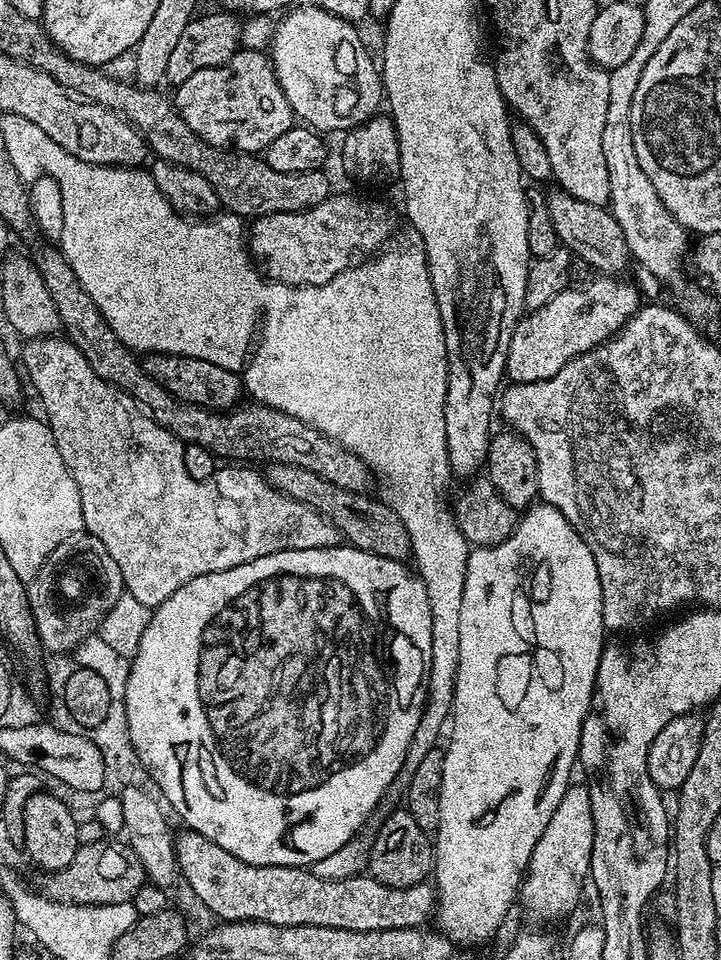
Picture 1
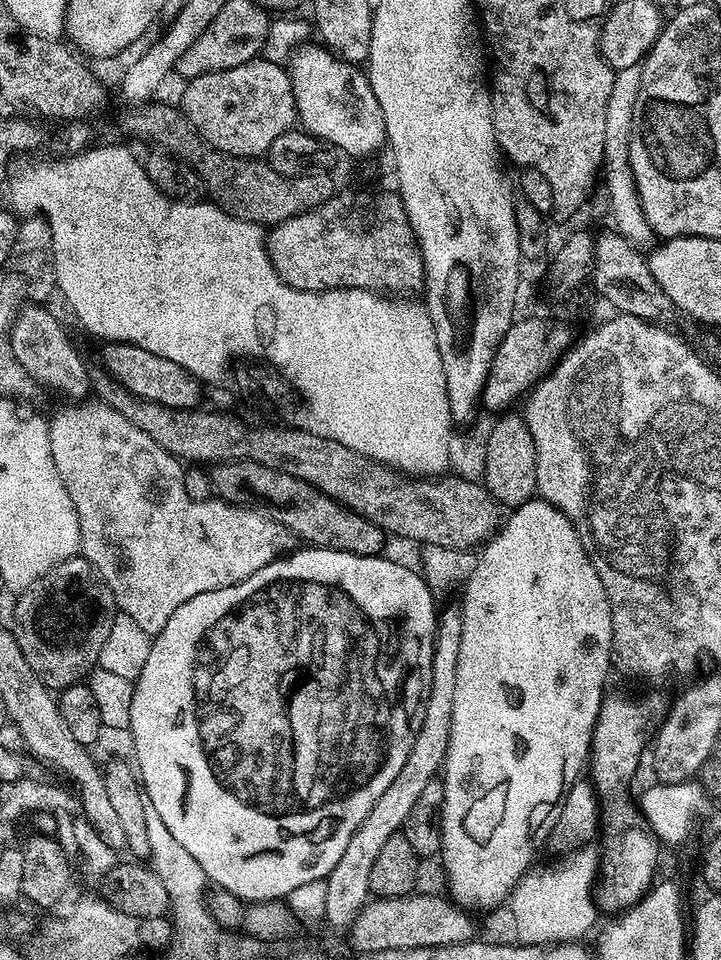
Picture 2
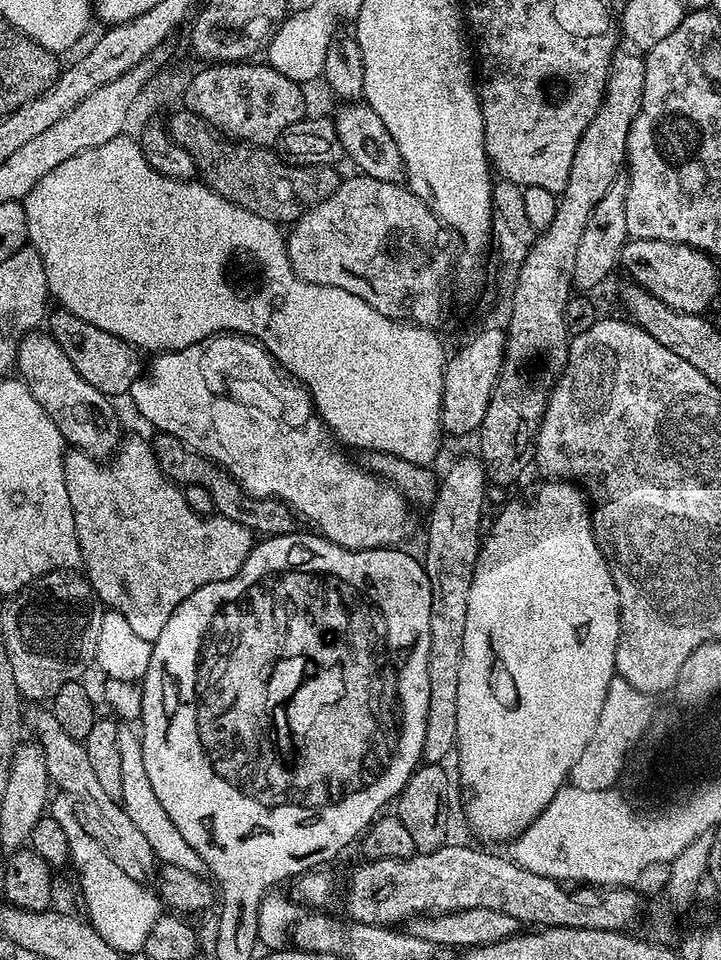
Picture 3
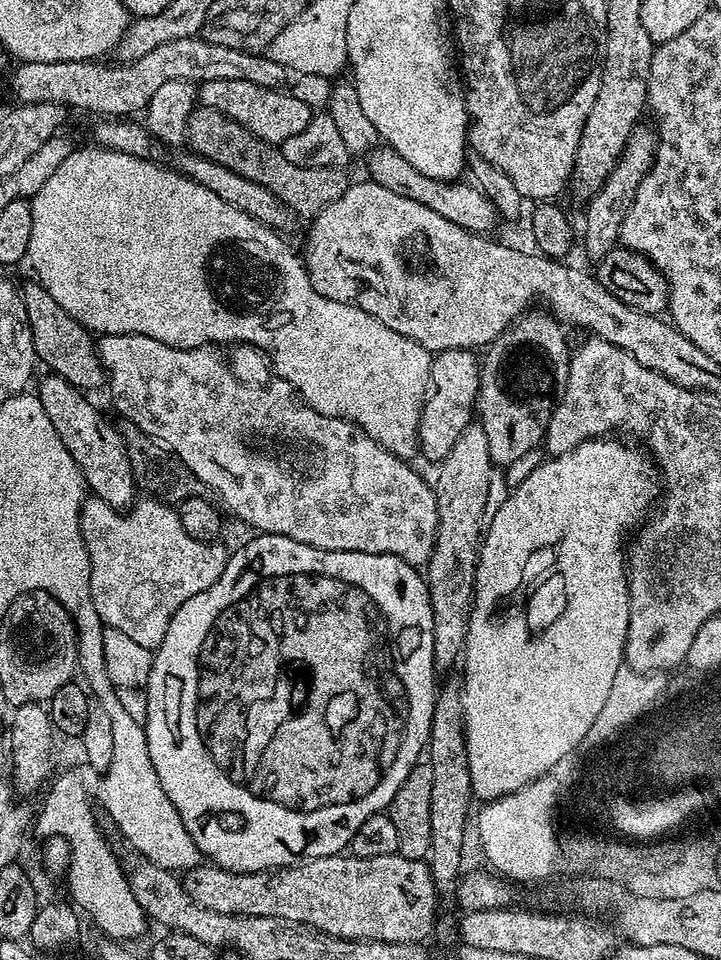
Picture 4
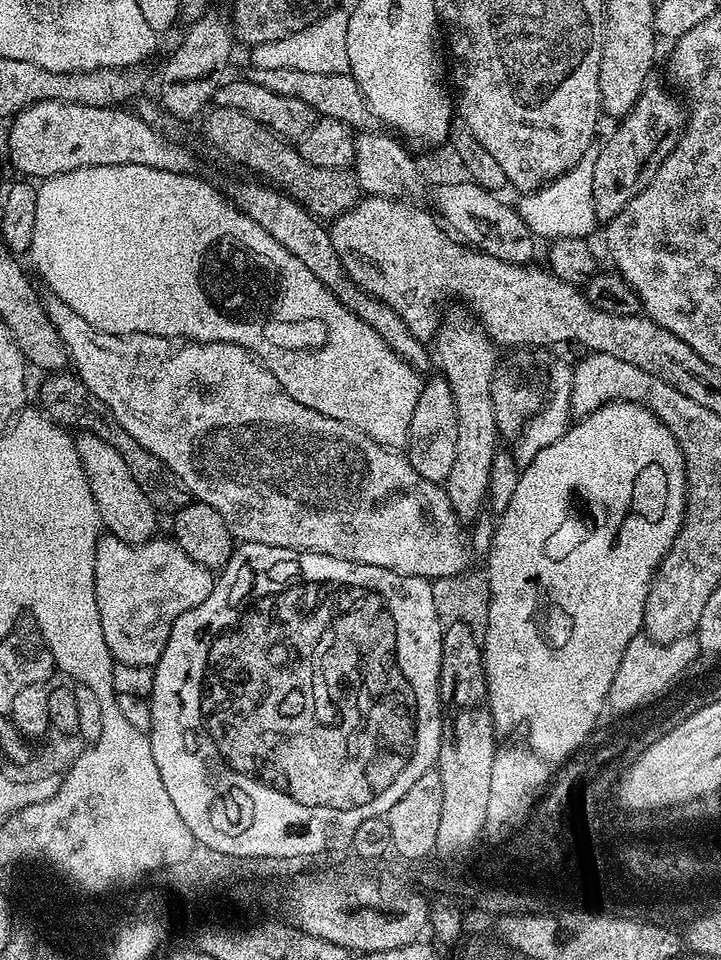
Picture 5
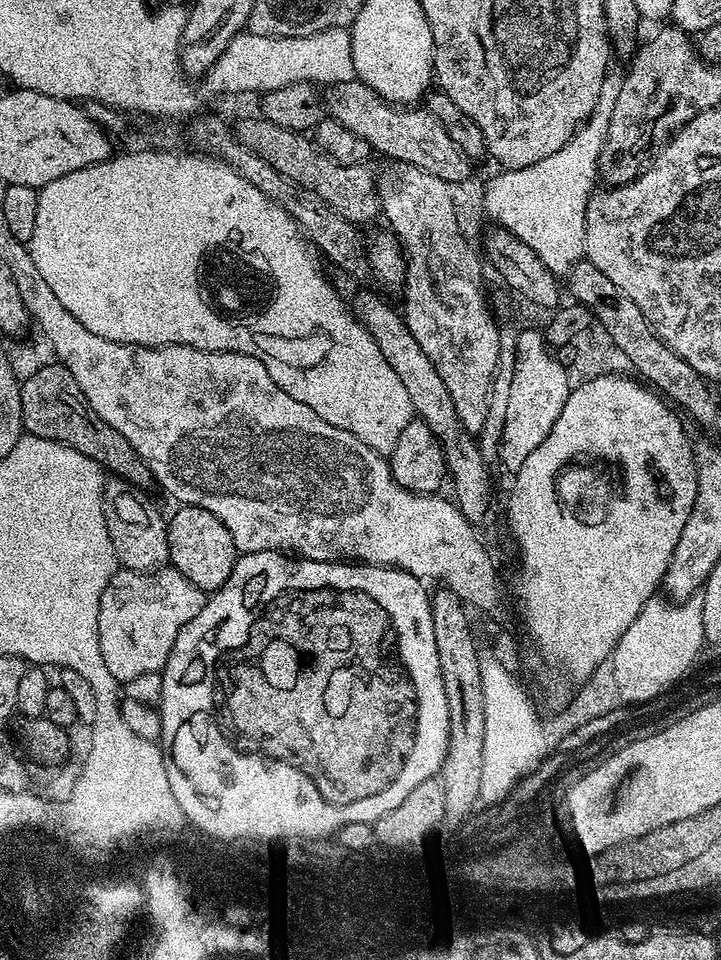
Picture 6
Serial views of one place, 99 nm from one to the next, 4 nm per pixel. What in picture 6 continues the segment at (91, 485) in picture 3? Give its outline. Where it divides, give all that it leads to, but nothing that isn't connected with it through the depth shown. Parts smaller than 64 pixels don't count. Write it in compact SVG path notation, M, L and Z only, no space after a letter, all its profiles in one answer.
M164 566L159 570L153 571L151 574L147 572L134 572L131 568L121 567L119 570L113 571L112 576L108 579L106 590L102 590L102 598L98 606L98 639L101 642L101 652L103 661L106 662L107 669L113 674L116 680L121 682L130 678L138 678L141 674L150 674L151 672L160 672L165 662L170 658L170 650L174 646L174 642L178 638L178 634L182 630L182 626L186 626L186 622L190 622L190 618L198 618L198 613L202 611L202 606L206 599L206 594L192 581L186 578L183 572L175 566Z

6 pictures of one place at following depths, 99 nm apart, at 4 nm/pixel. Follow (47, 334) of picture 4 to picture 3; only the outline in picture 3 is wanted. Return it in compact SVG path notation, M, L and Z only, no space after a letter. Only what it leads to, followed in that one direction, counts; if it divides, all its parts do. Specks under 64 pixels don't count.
M63 310L53 311L47 317L47 331L62 346L62 354L74 362L74 370L94 386L103 396L117 398L123 394L131 393L132 384L140 379L142 375L142 364L140 368L141 353L127 344L122 338L114 334L106 334L106 330L98 330L98 326L90 326L90 322L82 322L74 314Z

